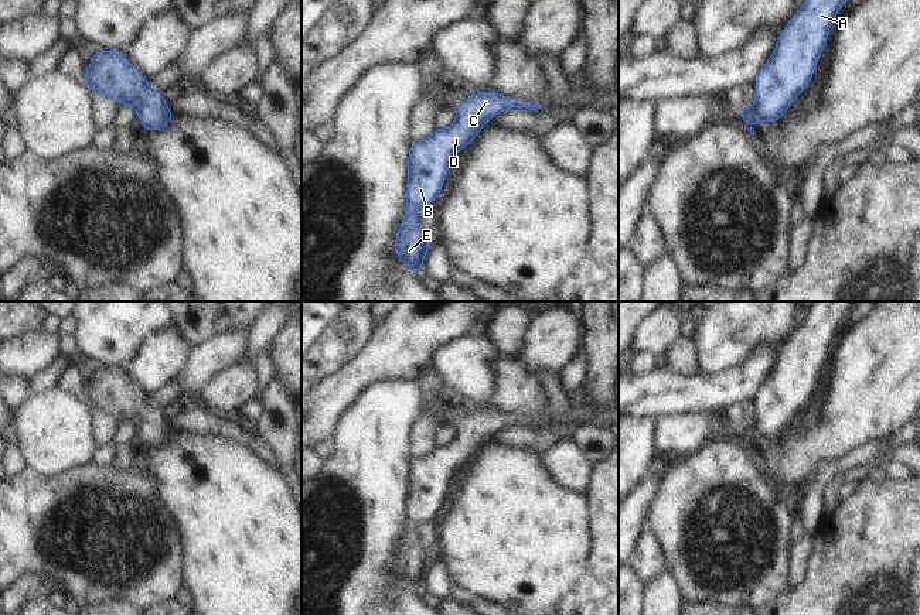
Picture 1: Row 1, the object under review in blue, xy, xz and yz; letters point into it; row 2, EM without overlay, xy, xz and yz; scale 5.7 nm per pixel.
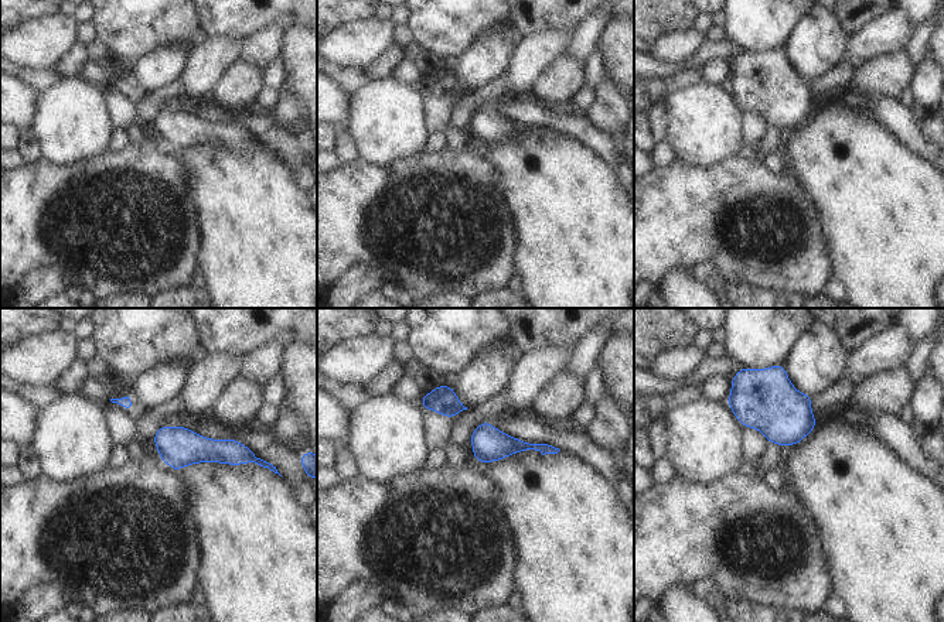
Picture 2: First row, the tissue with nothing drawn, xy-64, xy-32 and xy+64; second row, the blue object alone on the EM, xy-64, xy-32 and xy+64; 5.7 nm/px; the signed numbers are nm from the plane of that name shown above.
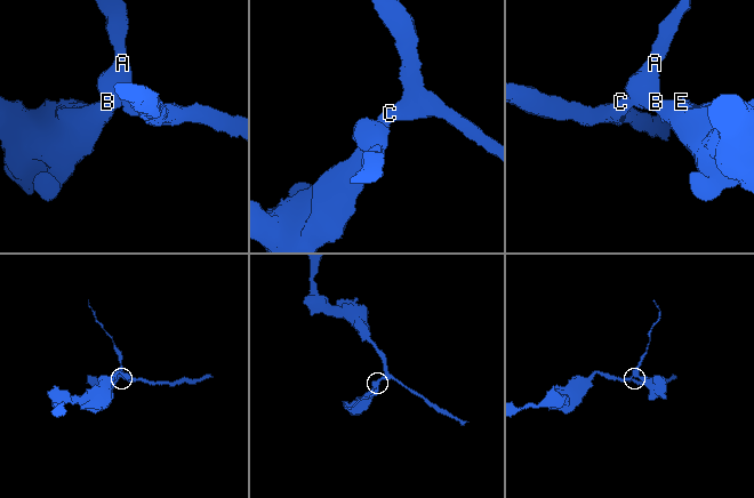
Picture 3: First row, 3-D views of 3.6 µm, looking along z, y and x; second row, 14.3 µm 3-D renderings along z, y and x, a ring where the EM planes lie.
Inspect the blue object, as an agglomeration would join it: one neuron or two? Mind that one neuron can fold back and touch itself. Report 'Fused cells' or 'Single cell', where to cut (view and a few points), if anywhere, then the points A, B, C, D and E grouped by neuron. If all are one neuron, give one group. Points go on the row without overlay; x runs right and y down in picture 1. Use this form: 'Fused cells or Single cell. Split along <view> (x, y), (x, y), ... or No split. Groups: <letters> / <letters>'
Single cell. No split. Groups: A B C D E

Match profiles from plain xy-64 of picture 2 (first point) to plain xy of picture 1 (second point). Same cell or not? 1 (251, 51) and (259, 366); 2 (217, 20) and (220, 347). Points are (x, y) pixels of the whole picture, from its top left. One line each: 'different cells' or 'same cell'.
1: different cells
2: different cells

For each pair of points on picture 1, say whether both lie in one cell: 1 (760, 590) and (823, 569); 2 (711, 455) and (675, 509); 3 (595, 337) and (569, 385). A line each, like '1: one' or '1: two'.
1: two
2: one
3: two

